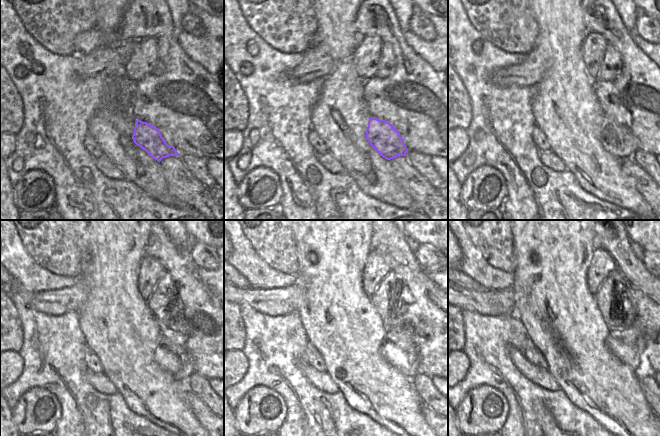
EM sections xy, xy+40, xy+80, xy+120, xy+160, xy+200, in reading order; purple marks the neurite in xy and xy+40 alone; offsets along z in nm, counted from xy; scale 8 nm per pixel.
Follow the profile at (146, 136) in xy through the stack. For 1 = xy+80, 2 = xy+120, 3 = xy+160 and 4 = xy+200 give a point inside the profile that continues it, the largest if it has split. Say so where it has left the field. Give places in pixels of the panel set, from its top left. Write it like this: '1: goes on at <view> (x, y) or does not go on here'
1: goes on at xy+80 (616, 139)
2: goes on at xy+120 (174, 359)
3: goes on at xy+160 (399, 349)
4: goes on at xy+200 (628, 344)

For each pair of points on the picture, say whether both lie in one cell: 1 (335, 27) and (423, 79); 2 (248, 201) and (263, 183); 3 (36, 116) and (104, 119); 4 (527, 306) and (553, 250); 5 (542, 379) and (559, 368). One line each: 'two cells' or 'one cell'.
1: two cells
2: one cell
3: two cells
4: one cell
5: two cells

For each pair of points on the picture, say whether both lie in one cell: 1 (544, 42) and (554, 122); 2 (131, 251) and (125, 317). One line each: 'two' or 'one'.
1: one
2: one

